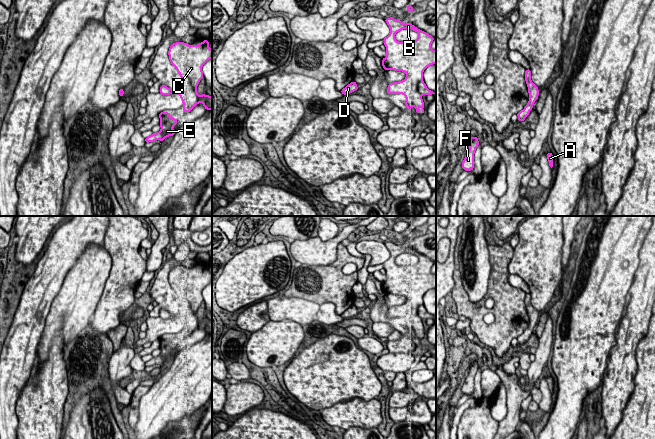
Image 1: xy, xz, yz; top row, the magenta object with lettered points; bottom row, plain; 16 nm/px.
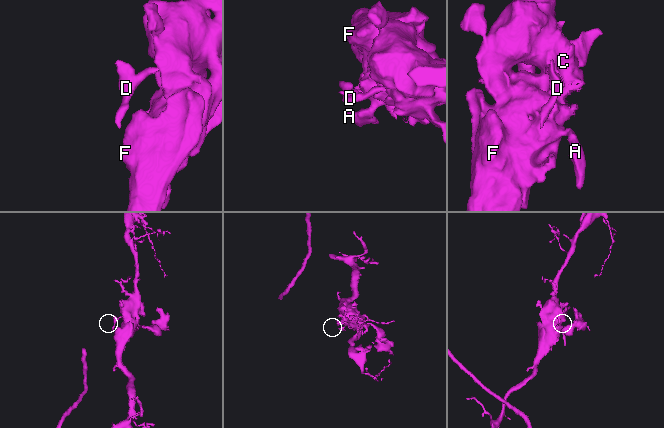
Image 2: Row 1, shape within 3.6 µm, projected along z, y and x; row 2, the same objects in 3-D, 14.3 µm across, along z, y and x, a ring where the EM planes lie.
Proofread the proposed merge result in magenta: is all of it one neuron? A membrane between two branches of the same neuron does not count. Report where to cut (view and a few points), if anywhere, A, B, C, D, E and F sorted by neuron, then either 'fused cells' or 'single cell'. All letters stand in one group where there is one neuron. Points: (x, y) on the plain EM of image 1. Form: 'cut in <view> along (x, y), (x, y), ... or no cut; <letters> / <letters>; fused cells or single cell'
no cut; A B C D E F; single cell

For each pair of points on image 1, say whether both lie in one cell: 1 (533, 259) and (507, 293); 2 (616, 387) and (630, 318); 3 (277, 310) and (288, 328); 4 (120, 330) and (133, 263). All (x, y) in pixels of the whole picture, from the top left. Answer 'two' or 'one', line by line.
1: two
2: one
3: two
4: two

